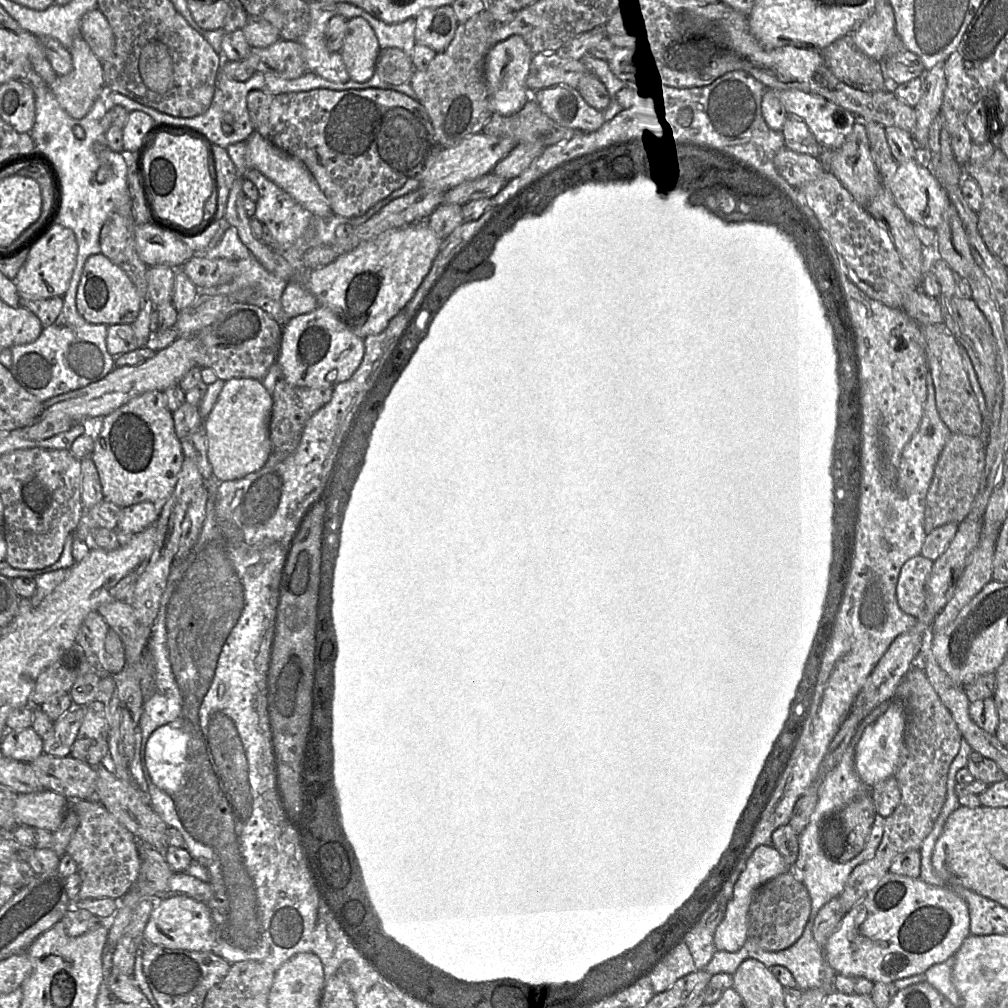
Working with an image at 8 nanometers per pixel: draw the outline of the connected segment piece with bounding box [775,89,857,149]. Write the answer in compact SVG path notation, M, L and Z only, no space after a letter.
M798 89L775 91L787 112L801 117L823 148L840 148L857 122L850 111L820 95Z

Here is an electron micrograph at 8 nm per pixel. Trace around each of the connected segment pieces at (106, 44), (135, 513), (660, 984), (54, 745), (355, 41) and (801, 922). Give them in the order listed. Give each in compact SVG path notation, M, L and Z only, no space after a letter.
M98 8L82 17L80 35L99 60L107 60L112 55L115 36L108 20Z
M149 501L122 507L118 527L122 532L134 535L155 524L159 513L159 507Z
M683 941L650 975L654 993L670 989L677 980L695 971L697 968L691 952Z
M73 705L64 715L54 721L51 736L43 741L43 753L56 757L69 756L84 715L84 706Z
M364 18L348 19L346 35L339 53L350 80L366 82L373 77L380 49L373 29Z
M792 870L771 879L754 894L748 914L747 940L766 951L781 951L792 946L803 934L811 913L811 898L807 888Z

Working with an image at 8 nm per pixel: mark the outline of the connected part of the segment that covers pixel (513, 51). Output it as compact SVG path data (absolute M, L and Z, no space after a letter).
M511 35L494 44L487 53L485 75L494 113L509 116L519 112L531 97L526 85L534 53L521 35Z

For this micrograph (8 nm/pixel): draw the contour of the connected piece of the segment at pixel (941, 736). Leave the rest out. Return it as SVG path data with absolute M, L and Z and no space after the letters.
M915 663L915 666L912 666L904 675L893 700L902 704L906 715L902 752L898 768L894 774L900 788L901 800L894 812L885 819L884 834L874 858L858 865L851 872L844 890L838 896L843 913L848 913L883 876L890 872L891 864L899 854L909 850L919 851L922 842L931 832L946 800L949 767L958 754L963 739L950 711L941 701L921 665Z

